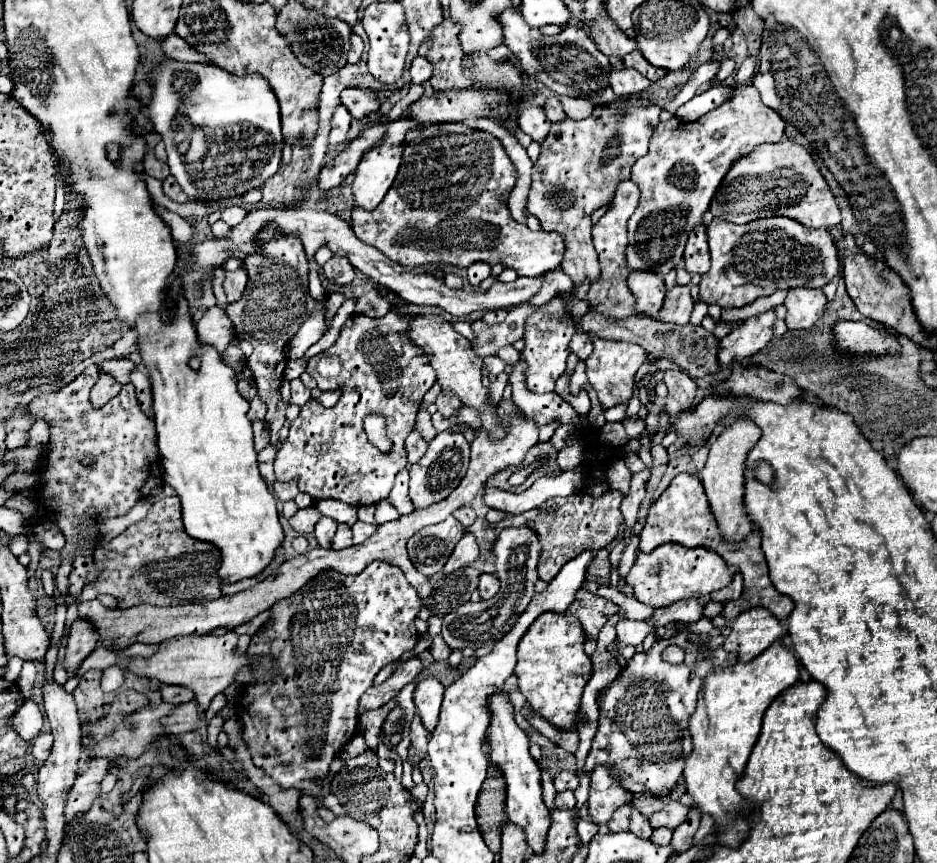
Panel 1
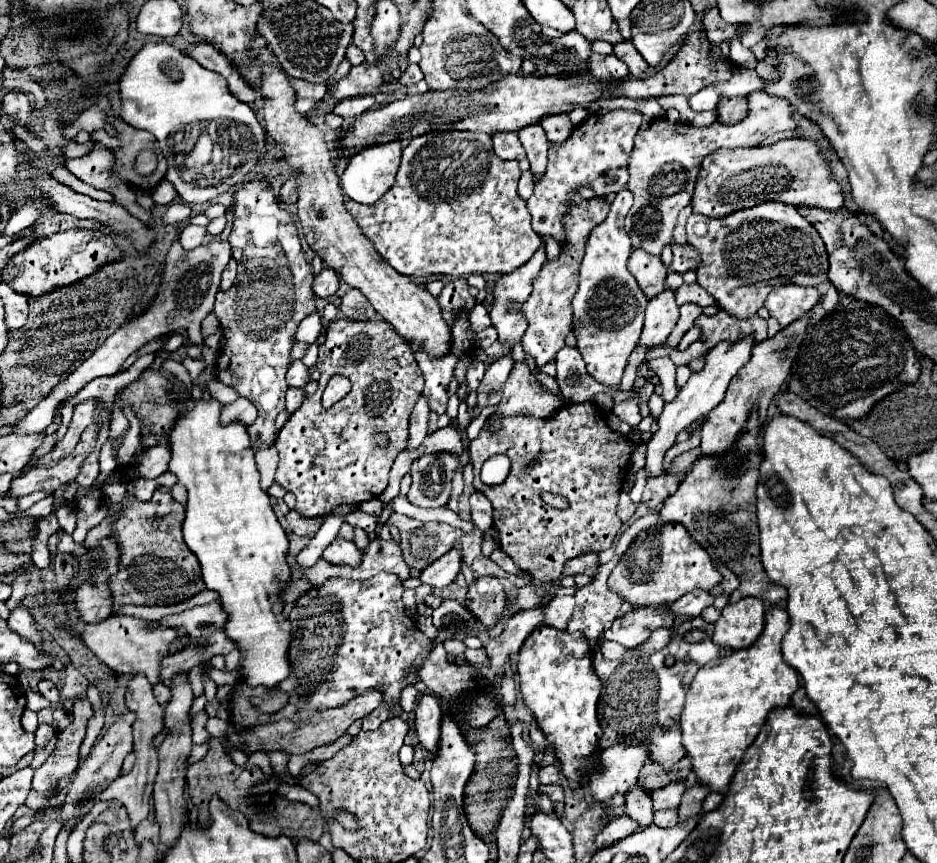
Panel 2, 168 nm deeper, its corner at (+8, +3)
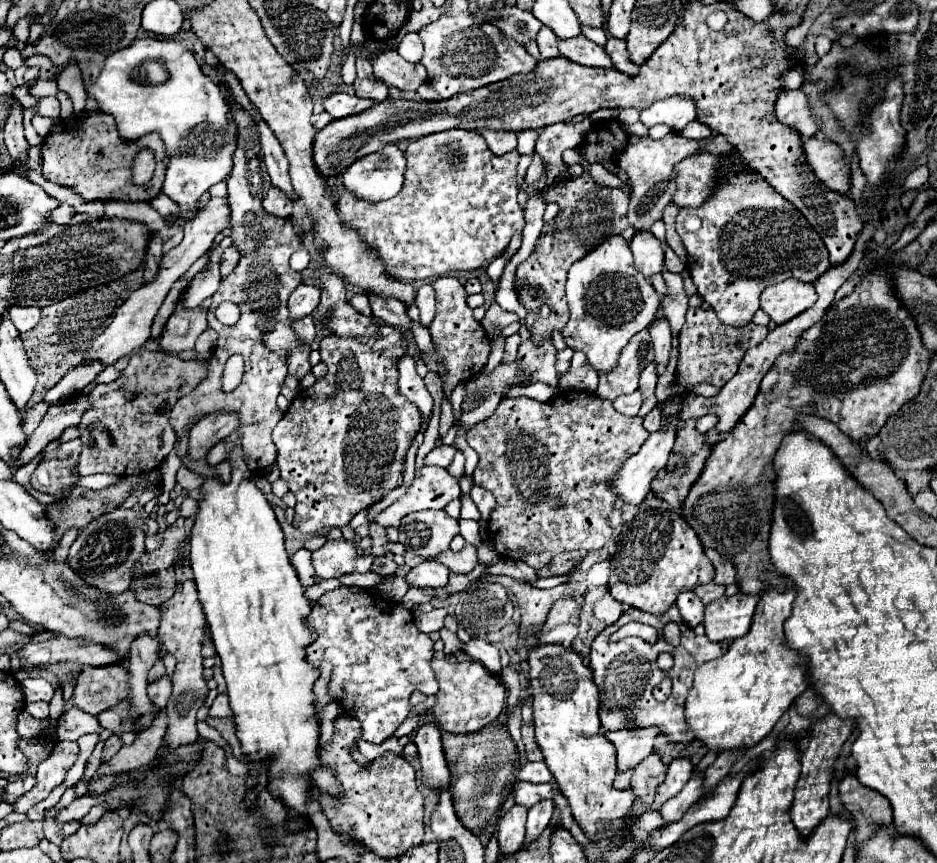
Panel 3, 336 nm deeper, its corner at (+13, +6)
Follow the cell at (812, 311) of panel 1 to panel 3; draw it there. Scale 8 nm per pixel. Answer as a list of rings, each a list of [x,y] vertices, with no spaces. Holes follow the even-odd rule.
[[[787,279],[783,283],[769,285],[761,293],[761,309],[777,323],[785,323],[799,315],[801,311],[809,309],[817,301],[817,293],[813,285],[797,281],[797,279]]]

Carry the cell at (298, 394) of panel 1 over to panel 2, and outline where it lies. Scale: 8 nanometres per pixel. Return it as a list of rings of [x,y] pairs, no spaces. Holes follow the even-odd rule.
[[[296,360],[292,362],[288,374],[286,374],[286,380],[288,380],[288,386],[294,386],[294,388],[304,388],[310,378],[308,378],[308,368],[304,366],[302,360]]]

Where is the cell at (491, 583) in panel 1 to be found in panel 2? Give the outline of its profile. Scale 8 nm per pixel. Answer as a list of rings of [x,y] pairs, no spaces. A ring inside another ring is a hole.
[[[484,576],[470,584],[466,594],[466,608],[488,628],[496,626],[496,618],[506,610],[506,594],[504,586],[498,578]]]

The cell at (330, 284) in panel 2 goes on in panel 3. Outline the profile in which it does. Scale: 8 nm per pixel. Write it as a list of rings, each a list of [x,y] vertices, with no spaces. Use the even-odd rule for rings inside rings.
[[[299,285],[289,297],[289,313],[293,319],[301,319],[317,309],[321,301],[321,293],[315,285]]]

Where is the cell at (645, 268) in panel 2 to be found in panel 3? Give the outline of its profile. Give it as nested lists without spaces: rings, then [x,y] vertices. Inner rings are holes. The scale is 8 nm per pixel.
[[[635,233],[629,247],[635,257],[635,267],[643,273],[645,279],[651,279],[655,273],[663,269],[661,241],[655,239],[653,233]]]

